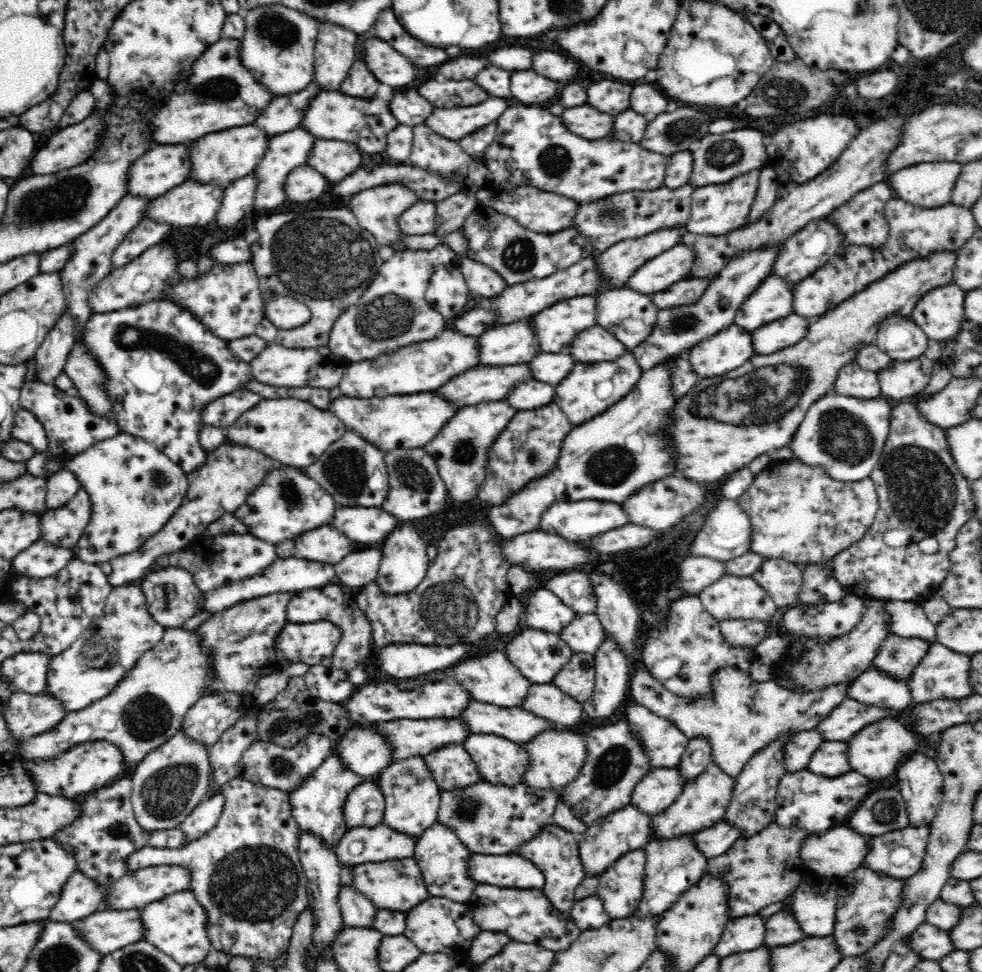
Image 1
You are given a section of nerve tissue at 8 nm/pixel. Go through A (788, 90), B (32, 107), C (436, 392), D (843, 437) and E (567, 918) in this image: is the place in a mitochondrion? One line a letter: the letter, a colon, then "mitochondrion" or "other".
A: mitochondrion
B: other
C: other
D: mitochondrion
E: other

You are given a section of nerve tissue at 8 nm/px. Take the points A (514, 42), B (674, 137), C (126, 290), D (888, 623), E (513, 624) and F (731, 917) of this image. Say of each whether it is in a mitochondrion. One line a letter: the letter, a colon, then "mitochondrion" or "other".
A: other
B: mitochondrion
C: other
D: other
E: other
F: other

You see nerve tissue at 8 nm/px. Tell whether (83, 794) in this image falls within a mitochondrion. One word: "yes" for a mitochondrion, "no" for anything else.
no

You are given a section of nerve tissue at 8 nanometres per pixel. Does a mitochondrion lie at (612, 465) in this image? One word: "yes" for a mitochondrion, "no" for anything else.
yes

